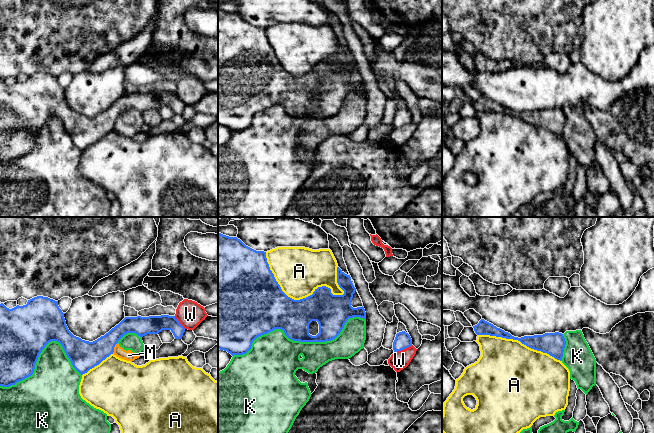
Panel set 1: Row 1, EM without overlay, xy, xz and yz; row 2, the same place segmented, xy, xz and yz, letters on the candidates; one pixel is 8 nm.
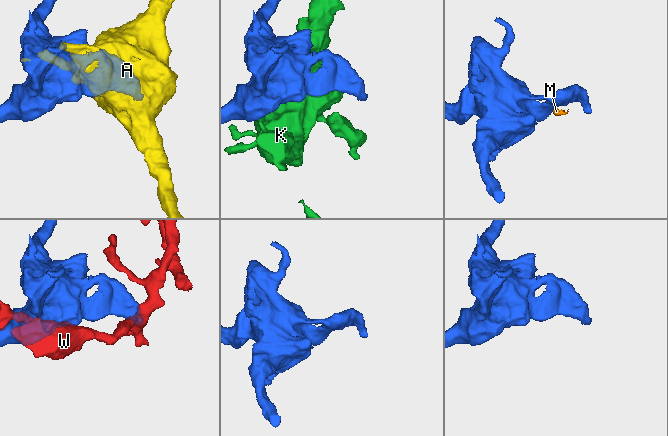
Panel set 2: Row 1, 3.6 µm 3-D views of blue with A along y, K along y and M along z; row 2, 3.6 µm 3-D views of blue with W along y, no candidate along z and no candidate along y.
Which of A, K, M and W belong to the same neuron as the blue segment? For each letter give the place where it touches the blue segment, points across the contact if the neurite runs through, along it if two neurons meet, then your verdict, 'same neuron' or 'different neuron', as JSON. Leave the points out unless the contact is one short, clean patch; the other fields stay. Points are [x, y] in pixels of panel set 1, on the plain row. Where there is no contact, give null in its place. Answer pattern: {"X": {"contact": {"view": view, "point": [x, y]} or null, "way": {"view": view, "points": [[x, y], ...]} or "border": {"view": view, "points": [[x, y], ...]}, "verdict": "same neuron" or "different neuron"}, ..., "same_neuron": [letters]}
{"A": {"contact": {"view": "xz", "point": [295, 76]}, "verdict": "different neuron"}, "K": {"contact": {"view": "xz", "point": [299, 116]}, "verdict": "different neuron"}, "M": {"contact": {"view": "xy", "point": [113, 124]}, "border": {"view": "xy", "points": [[117, 118], [112, 129]]}, "verdict": "different neuron"}, "W": {"contact": {"view": "xz", "point": [402, 125]}, "verdict": "different neuron"}, "same_neuron": []}

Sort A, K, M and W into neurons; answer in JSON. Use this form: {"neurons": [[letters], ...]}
{"neurons": [["A"], ["K", "M"], ["W"]]}

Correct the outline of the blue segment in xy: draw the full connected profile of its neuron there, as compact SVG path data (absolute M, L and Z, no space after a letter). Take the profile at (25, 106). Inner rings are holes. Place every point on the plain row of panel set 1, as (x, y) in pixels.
M43 72L34 73L28 76L26 81L17 81L12 85L3 79L0 80L0 162L9 163L31 152L39 130L51 117L57 117L62 121L73 143L83 151L113 130L115 121L127 109L143 113L170 106L175 115L182 115L185 108L185 104L175 92L125 93L104 112L89 118L69 107L64 90L58 82L58 77Z

